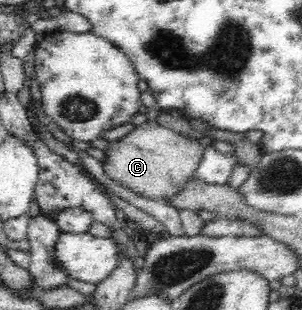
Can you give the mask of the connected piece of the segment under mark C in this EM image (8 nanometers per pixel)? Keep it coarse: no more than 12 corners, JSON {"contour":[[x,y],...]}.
{"contour":[[154,121],[104,150],[106,176],[162,200],[193,178],[206,148]]}

